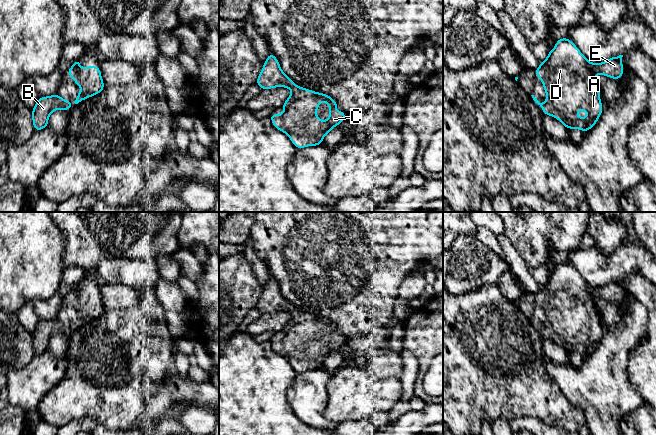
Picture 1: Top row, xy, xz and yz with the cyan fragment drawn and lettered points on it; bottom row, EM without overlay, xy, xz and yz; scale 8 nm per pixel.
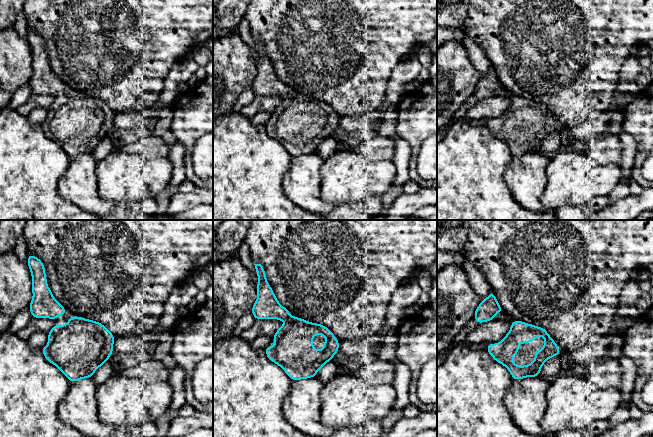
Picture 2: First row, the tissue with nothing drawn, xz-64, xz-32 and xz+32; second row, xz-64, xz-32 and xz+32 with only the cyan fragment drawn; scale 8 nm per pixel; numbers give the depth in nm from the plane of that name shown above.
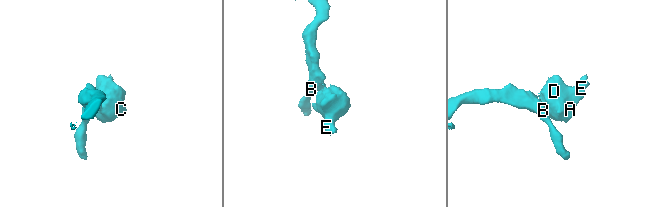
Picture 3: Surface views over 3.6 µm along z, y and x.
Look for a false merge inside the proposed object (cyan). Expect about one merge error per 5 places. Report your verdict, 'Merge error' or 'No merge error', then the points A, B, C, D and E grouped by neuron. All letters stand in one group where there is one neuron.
No merge error. Groups: A B C D E

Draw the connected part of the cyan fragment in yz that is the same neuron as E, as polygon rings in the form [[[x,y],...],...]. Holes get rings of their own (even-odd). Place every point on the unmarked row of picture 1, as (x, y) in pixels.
[[[560,262],[535,294],[547,323],[540,327],[534,319],[531,320],[544,338],[556,342],[567,353],[587,356],[604,334],[595,299],[620,304],[624,297],[622,281],[611,281],[600,288],[591,287],[569,262]],[[579,334],[586,334],[588,339],[579,342]]]

